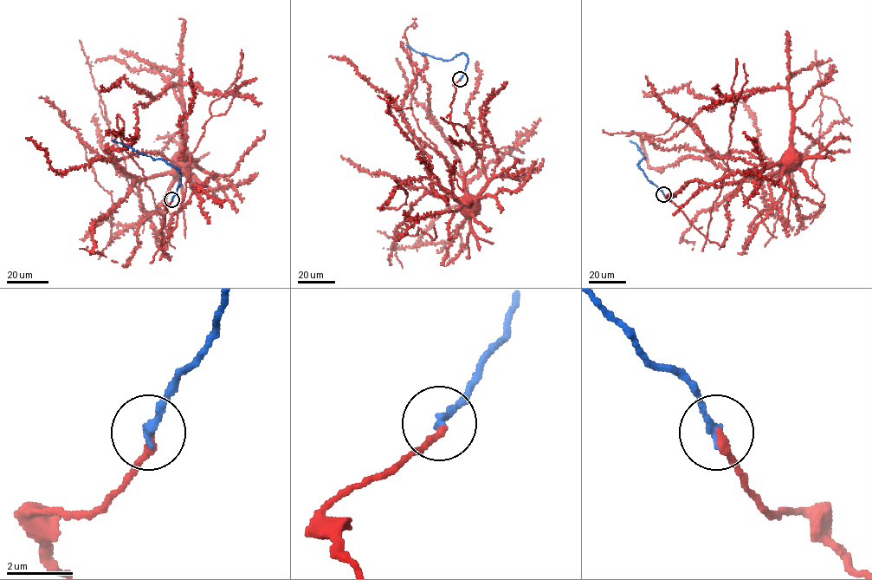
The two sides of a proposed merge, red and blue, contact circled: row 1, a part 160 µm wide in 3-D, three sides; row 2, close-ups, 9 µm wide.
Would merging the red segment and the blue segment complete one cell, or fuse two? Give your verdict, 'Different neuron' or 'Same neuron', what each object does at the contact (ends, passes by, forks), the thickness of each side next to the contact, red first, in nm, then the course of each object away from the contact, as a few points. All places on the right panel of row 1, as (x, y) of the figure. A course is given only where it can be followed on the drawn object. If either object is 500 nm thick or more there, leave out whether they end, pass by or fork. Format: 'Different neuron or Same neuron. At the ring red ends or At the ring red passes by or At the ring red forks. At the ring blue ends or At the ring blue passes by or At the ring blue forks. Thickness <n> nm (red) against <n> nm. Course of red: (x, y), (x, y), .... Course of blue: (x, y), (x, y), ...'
Same neuron. At the ring red ends. At the ring blue ends. Thickness 240 nm (red) against 240 nm. Course of red: (663, 194), (707, 237), (710, 210), (721, 190), (727, 159), (740, 159), (763, 167), (780, 164), (786, 172). Course of blue: (663, 194), (637, 165), (644, 157), (637, 146), (629, 140)

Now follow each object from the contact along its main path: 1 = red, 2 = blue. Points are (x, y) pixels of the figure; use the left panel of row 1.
1: (171, 200), (165, 205), (158, 249), (176, 226), (188, 177), (188, 159), (202, 170), (190, 166), (179, 175)
2: (171, 200), (181, 183), (181, 174), (176, 167), (161, 159), (153, 159), (112, 140)

